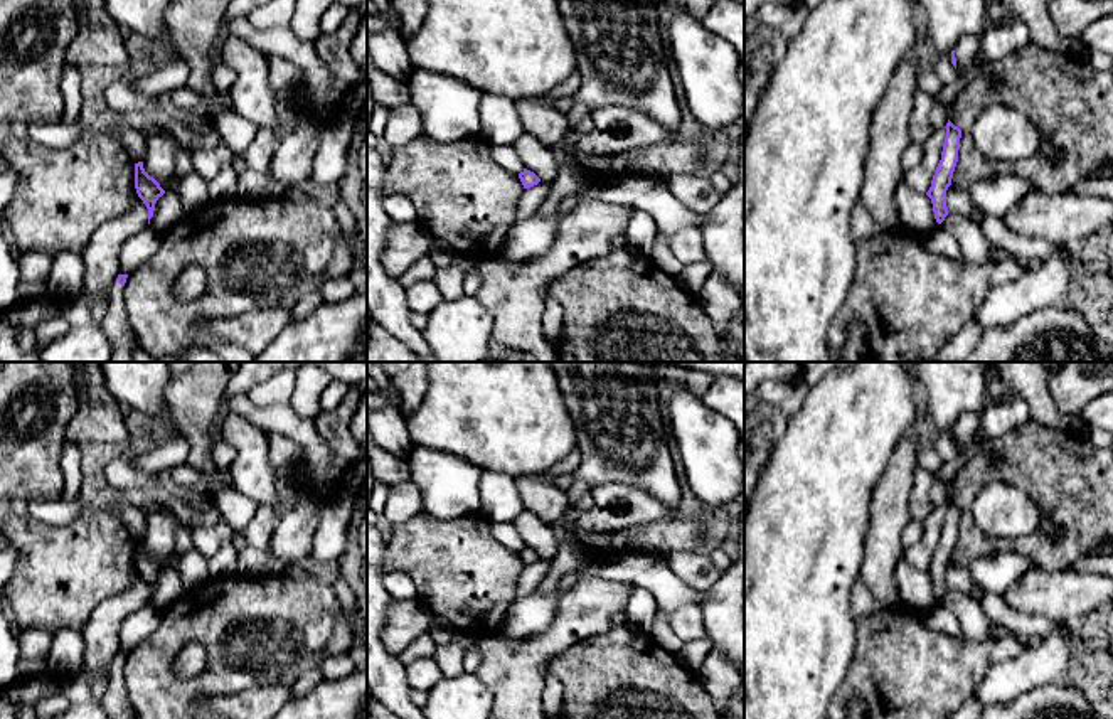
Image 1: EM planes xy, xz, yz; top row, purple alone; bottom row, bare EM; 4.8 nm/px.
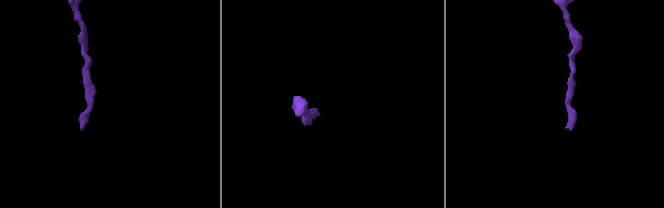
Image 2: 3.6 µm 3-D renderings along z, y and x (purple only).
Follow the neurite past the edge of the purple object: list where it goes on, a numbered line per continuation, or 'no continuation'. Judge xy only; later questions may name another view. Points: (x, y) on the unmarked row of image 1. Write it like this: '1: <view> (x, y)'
1: xy (115, 701)

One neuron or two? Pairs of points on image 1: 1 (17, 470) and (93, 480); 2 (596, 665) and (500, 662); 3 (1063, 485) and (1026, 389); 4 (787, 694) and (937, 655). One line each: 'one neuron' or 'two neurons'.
1: two neurons
2: two neurons
3: two neurons
4: two neurons

